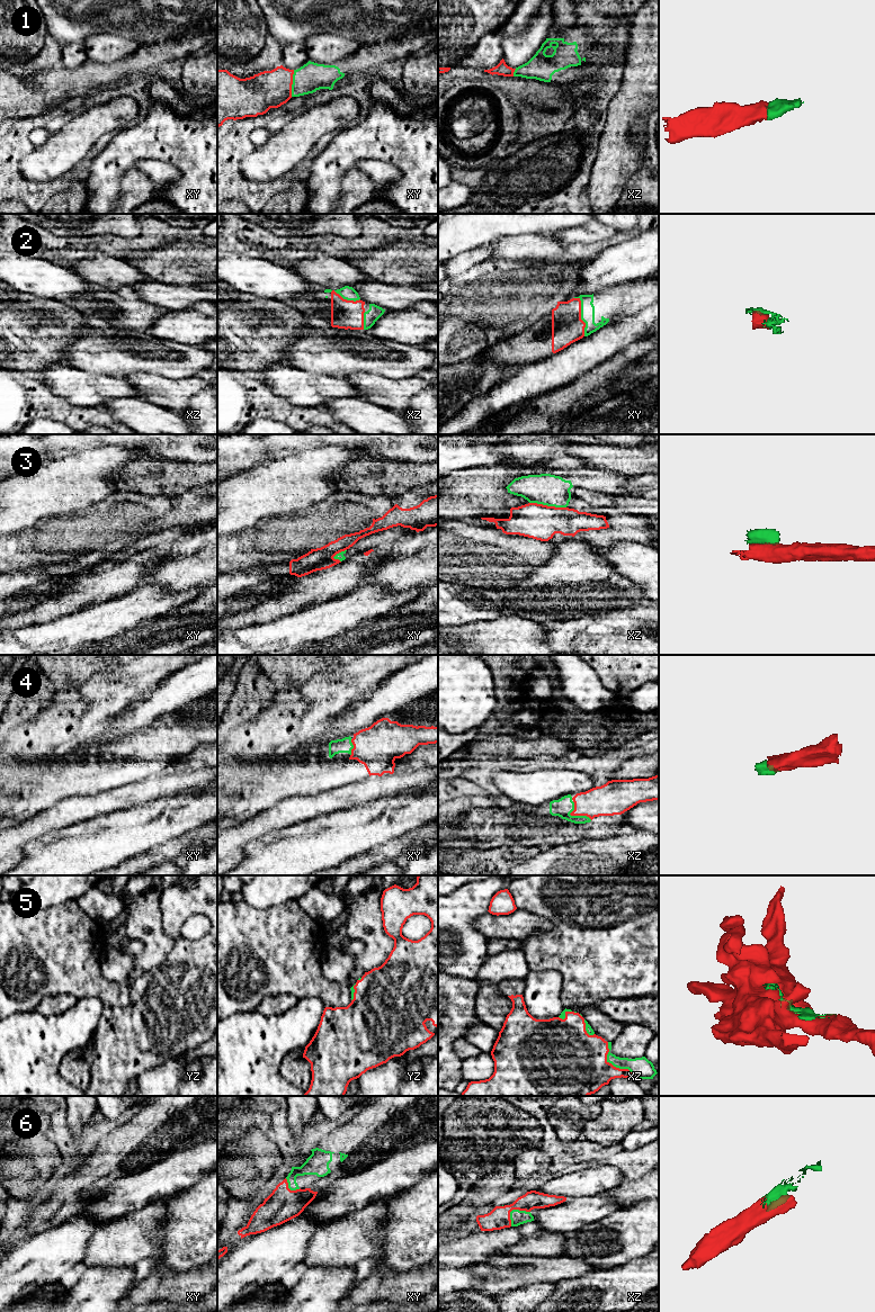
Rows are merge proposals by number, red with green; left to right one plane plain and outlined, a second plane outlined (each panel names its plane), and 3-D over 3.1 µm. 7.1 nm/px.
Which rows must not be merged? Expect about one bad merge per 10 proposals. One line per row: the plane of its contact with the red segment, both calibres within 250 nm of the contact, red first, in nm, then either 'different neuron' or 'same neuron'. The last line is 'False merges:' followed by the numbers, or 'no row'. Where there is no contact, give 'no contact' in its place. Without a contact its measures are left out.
1: meets red in xy; 280 nm thick on the red side, 200 nm on the other; same neuron
2: meets red in xy; 220 nm thick on the red side, 100 nm on the other; same neuron
3: meets red in xz; 260 nm thick on the red side, 220 nm on the other; different neuron
4: meets red in xz; 220 nm thick on the red side, 140 nm on the other; same neuron
5: meets red in xz; 460 nm thick on the red side, 160 nm on the other; same neuron
6: meets red in xz; 160 nm thick on the red side, 100 nm on the other; same neuron
False merges: 3

